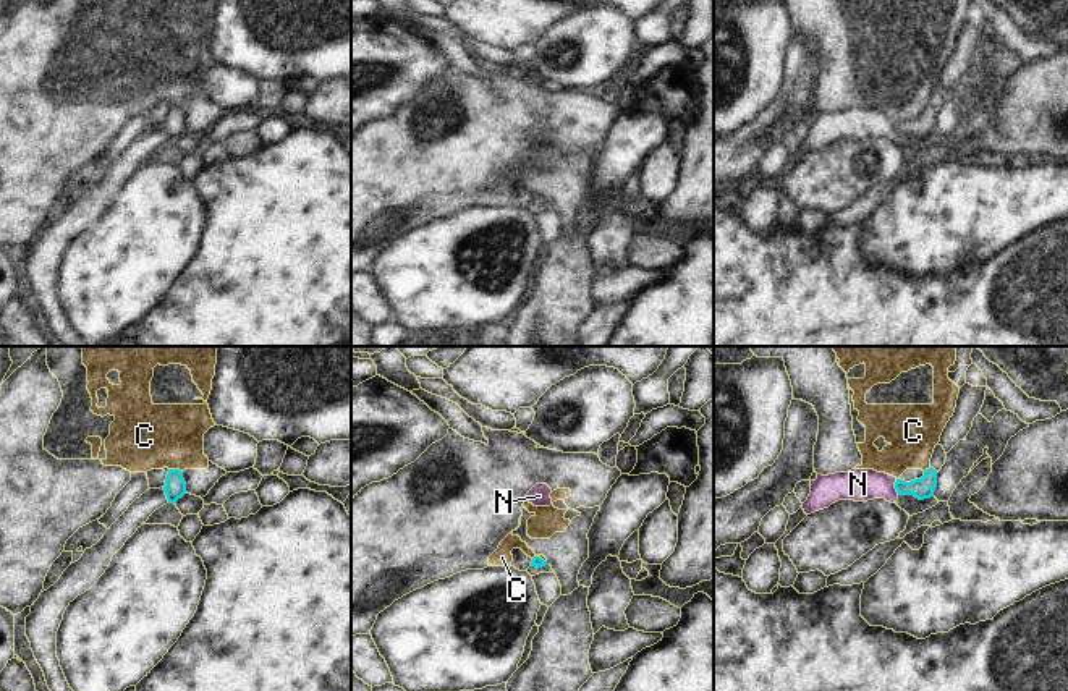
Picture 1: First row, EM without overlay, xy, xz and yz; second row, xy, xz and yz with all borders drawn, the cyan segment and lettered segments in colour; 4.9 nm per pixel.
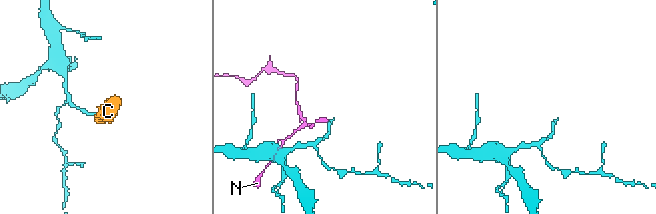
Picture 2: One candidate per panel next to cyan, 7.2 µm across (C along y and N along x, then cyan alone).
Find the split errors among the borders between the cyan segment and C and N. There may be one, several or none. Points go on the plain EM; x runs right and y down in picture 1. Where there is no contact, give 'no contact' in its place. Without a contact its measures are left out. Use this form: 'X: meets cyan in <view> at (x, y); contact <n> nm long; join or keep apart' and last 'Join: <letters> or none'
C: meets cyan in xy at (175, 107); contact 60 nm long; keep apart
N: meets cyan in yz at (895, 125); contact 80 nm long; keep apart
Join: none

